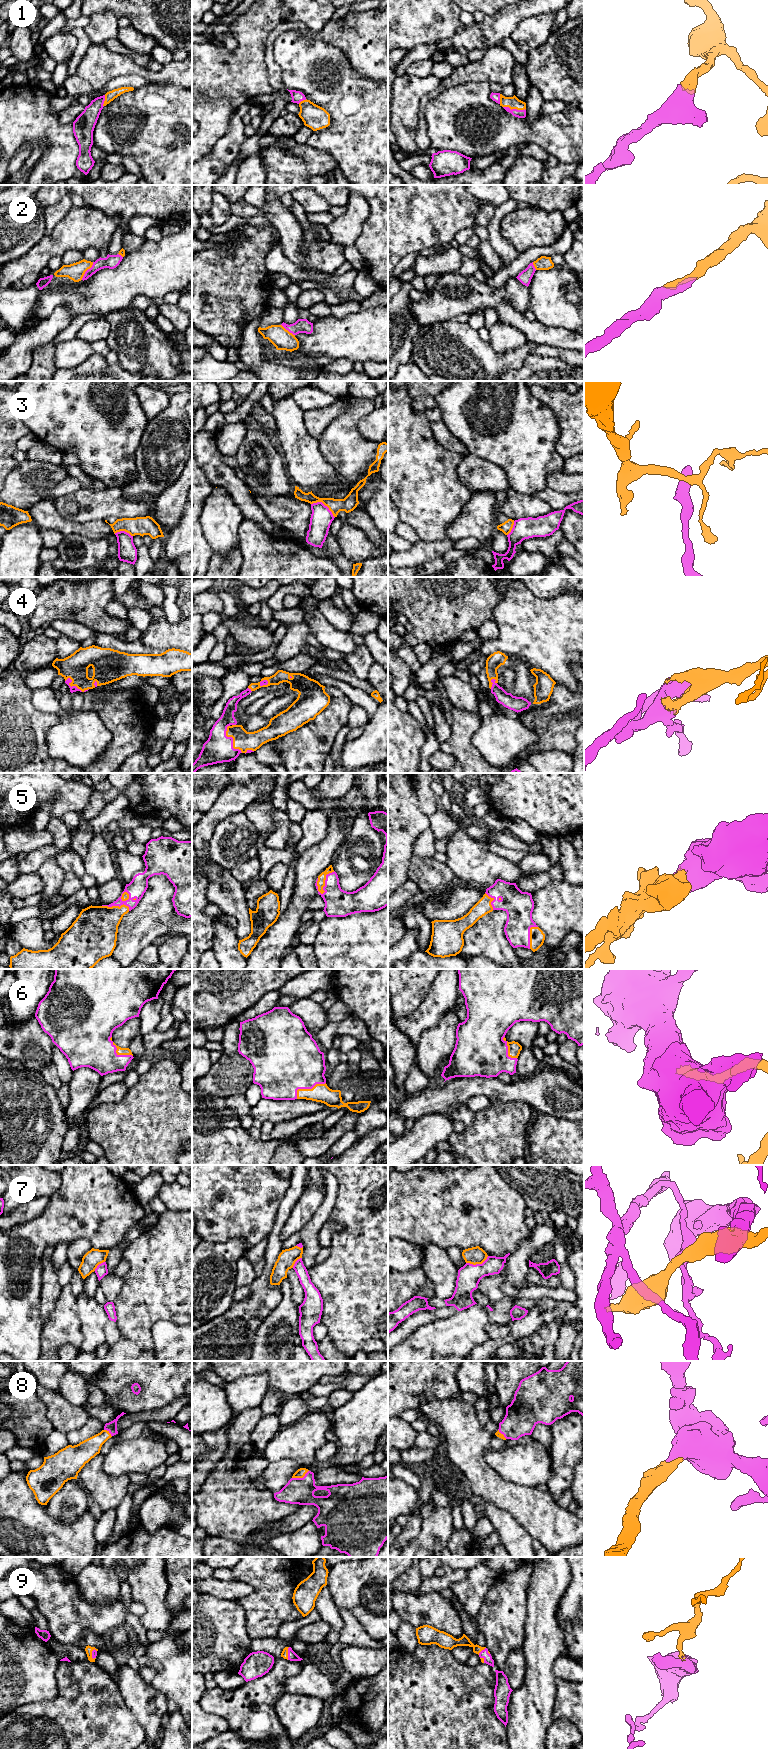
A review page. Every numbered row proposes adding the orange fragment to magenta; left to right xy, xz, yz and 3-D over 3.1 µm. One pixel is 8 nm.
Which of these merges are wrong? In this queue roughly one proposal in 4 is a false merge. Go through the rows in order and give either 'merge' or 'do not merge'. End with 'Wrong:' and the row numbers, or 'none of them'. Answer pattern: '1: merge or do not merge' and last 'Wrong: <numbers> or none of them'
1: merge
2: merge
3: do not merge
4: merge
5: merge
6: merge
7: do not merge
8: merge
9: merge
Wrong: 3, 7

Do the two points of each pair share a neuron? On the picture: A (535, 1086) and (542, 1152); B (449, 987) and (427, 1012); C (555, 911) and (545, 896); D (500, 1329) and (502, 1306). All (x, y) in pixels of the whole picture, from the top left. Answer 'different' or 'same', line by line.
A: different
B: same
C: same
D: different

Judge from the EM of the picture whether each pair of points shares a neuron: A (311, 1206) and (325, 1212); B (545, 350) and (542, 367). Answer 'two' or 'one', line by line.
A: two
B: two

